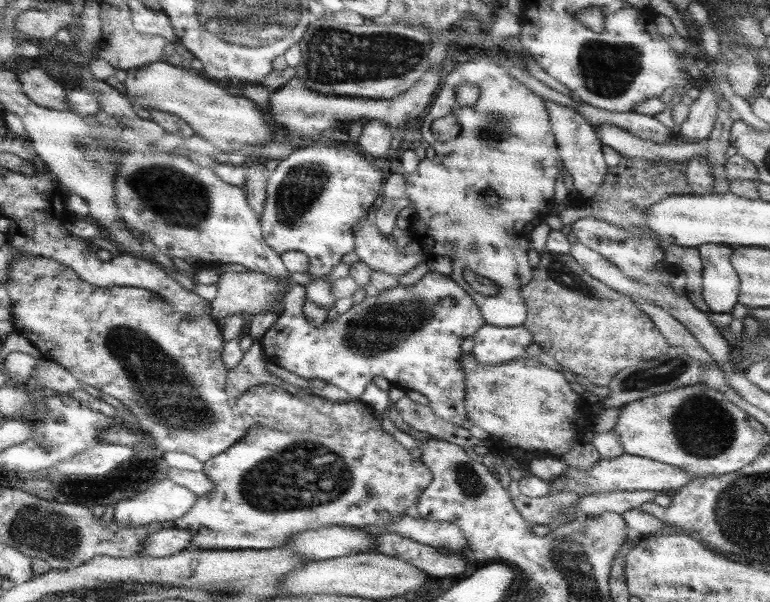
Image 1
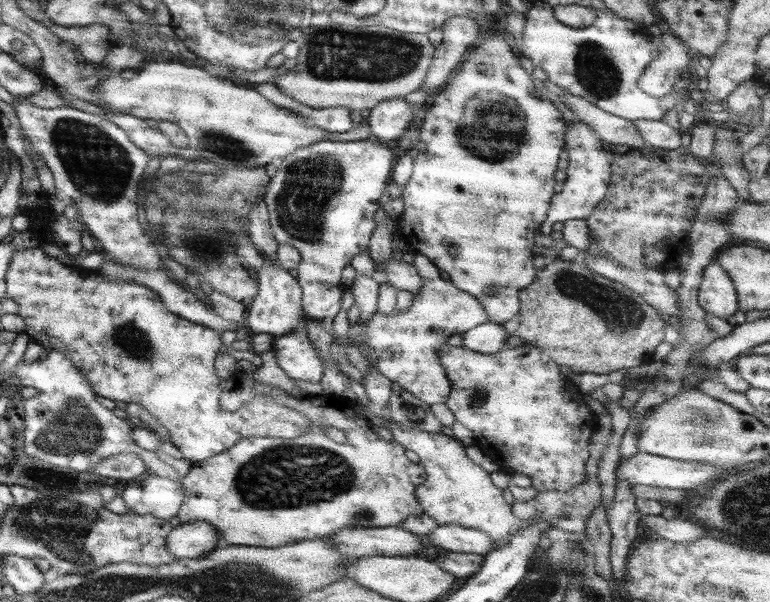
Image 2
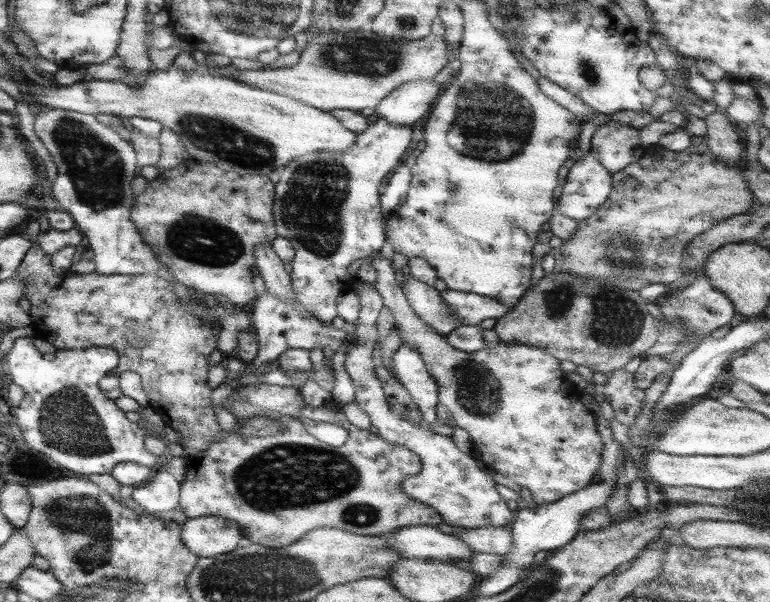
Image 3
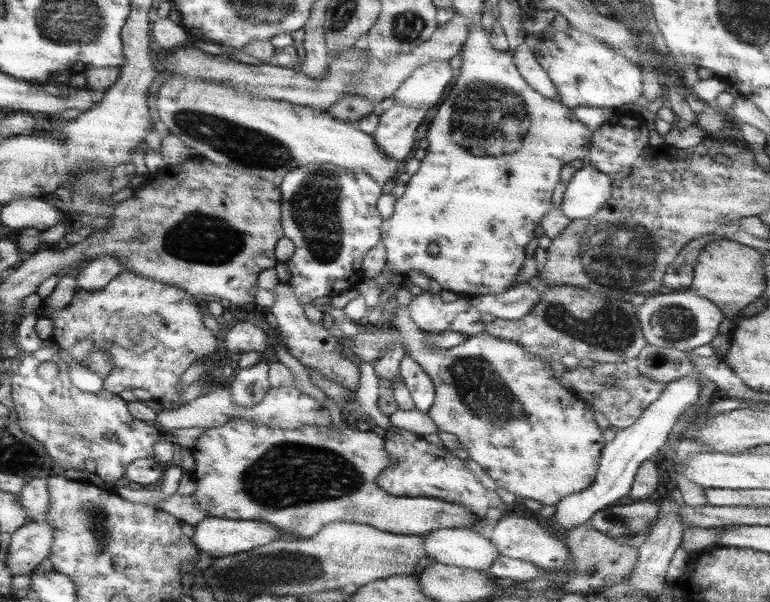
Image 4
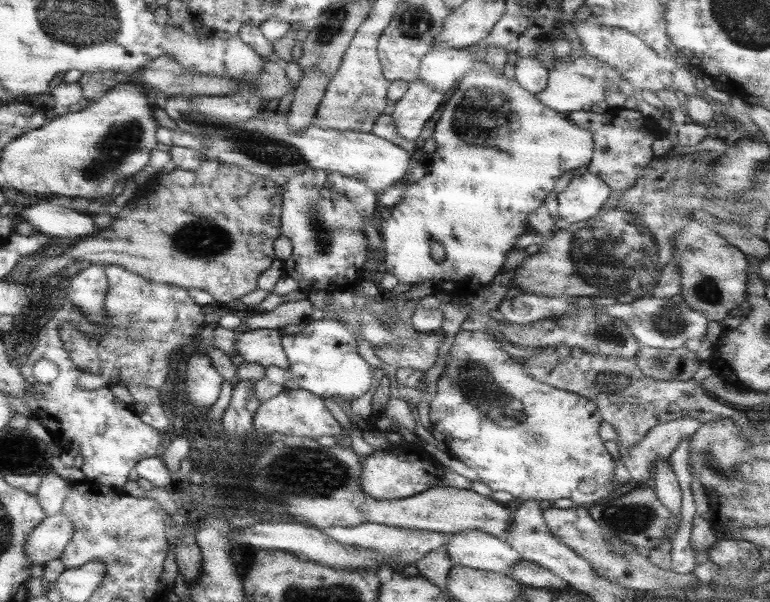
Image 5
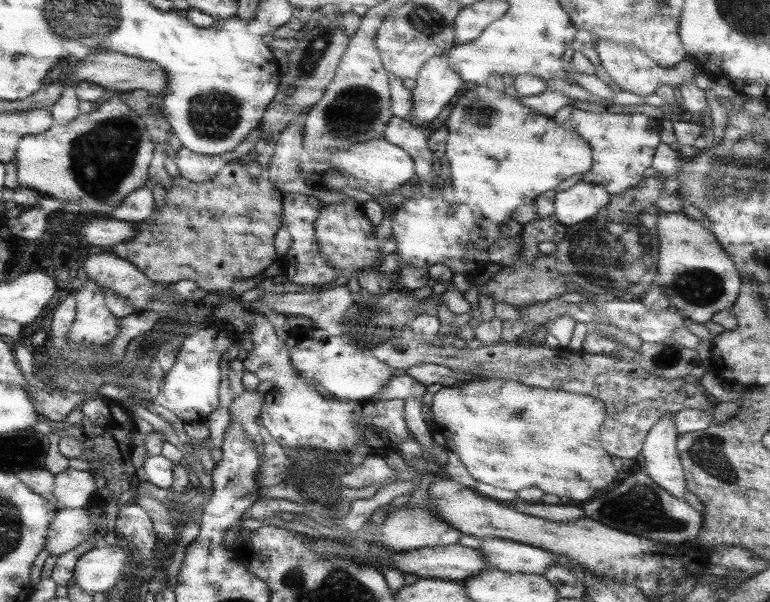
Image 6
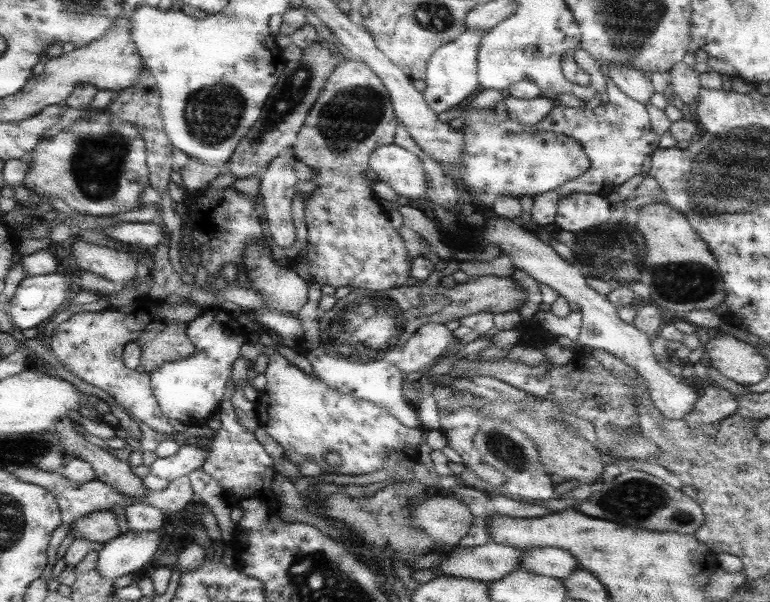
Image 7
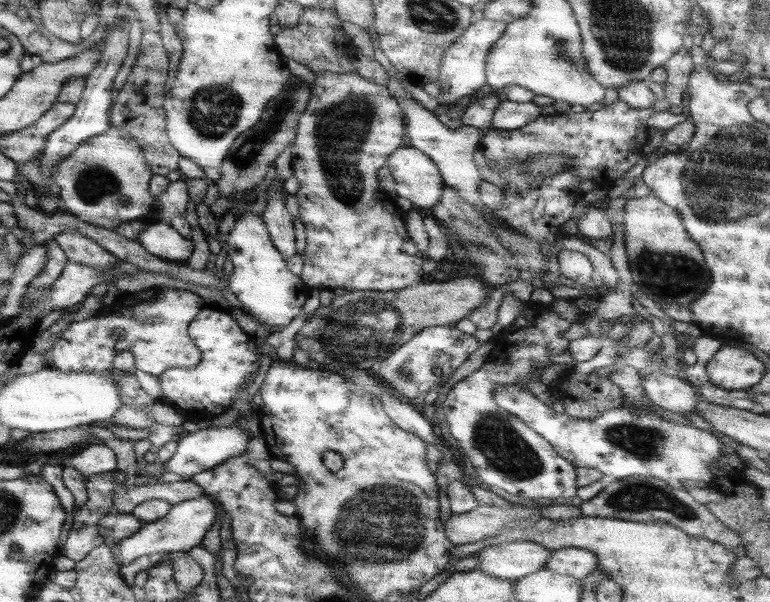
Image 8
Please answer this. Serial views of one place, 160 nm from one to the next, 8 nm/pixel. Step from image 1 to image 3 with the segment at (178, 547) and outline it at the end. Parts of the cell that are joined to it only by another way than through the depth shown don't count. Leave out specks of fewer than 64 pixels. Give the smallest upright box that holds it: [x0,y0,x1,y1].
[180,516,246,558]

